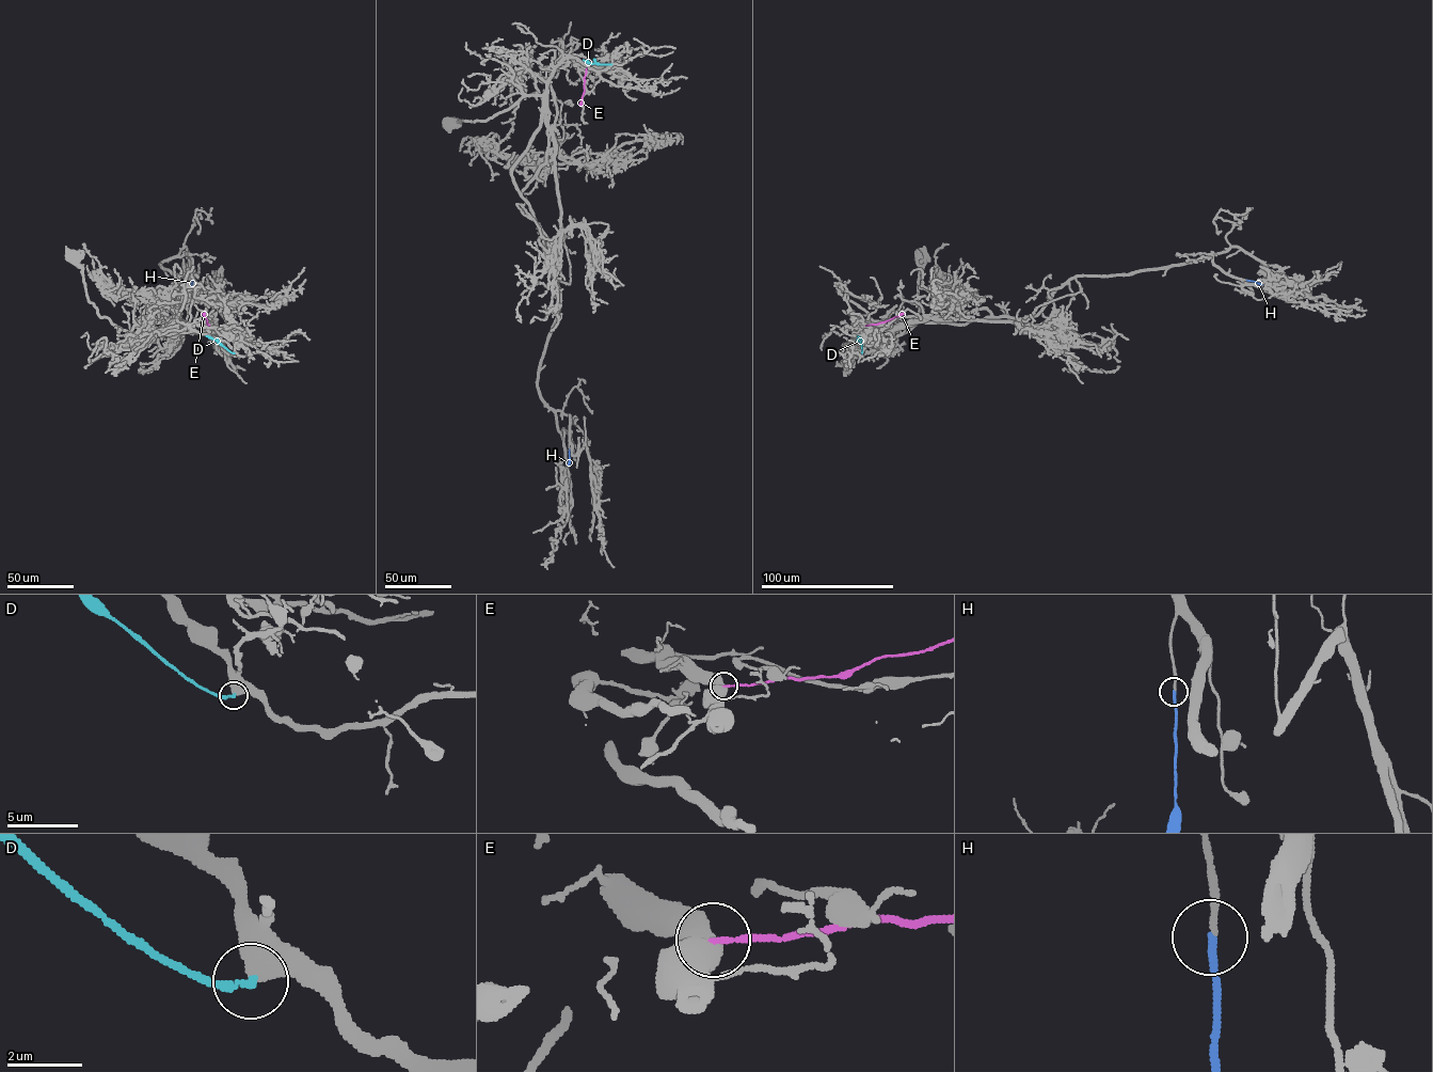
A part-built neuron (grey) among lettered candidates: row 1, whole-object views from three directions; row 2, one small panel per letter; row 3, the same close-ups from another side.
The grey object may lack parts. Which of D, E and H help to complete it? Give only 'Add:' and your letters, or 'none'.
Add: H

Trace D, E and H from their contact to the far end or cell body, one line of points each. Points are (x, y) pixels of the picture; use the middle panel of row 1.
D: (611, 64), (590, 63), (583, 60)
E: (586, 68), (580, 106)
H: (569, 450), (568, 464)

